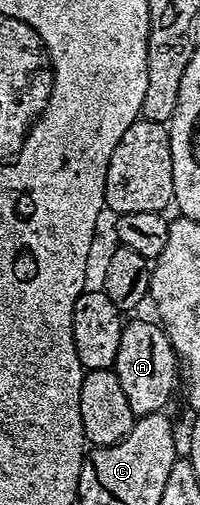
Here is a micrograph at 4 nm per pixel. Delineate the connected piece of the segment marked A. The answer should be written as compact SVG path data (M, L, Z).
M157 320L130 321L122 327L120 351L116 351L114 373L120 379L120 387L128 398L128 407L132 407L135 418L149 413L161 413L167 407L174 393L174 384L180 381L180 362L174 354L172 343L166 330Z

